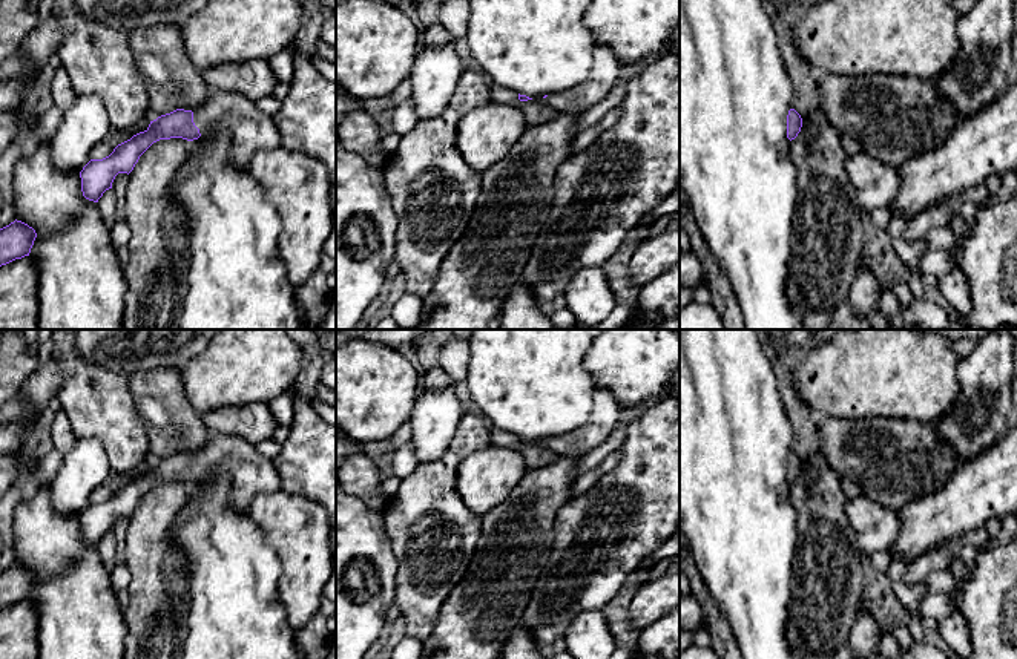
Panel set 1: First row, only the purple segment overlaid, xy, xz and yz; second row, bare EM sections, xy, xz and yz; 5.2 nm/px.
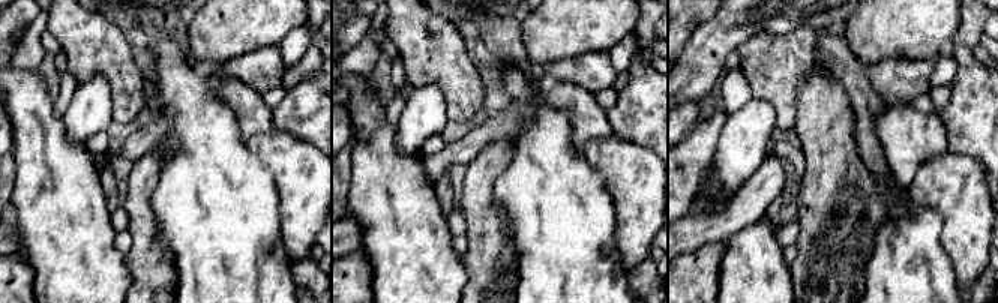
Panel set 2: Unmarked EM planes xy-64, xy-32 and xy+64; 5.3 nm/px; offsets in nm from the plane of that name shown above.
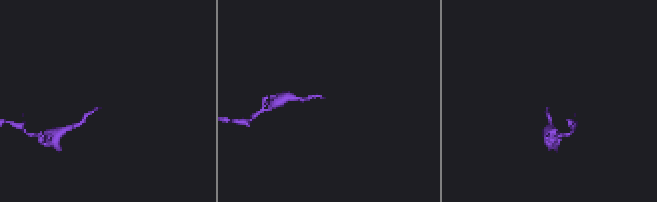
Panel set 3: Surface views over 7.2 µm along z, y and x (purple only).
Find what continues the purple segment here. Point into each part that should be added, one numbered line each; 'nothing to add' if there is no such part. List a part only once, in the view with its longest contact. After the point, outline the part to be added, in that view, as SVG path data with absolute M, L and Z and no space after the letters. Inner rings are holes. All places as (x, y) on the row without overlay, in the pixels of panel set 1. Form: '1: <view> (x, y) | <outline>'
1: xy (250, 474) | M207 431L206 446L193 454L193 466L201 480L213 464L224 464L230 475L229 501L239 512L250 509L256 495L281 489L281 478L273 460L262 457L255 444L241 437Z

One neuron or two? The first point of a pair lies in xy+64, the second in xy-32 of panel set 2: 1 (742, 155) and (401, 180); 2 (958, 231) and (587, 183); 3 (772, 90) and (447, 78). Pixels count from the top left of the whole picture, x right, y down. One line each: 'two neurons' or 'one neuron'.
1: two neurons
2: two neurons
3: one neuron

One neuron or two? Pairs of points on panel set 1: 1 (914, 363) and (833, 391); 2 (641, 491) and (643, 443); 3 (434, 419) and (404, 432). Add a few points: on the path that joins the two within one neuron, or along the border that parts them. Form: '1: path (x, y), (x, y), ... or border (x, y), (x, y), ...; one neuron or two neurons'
1: path (895, 370), (865, 370), (853, 376); one neuron
2: path (643, 478), (643, 455); one neuron
3: border (408, 423), (410, 440); two neurons

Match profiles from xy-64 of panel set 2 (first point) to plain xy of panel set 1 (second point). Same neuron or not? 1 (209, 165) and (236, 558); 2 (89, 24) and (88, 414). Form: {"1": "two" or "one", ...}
{"1": "one", "2": "one"}

